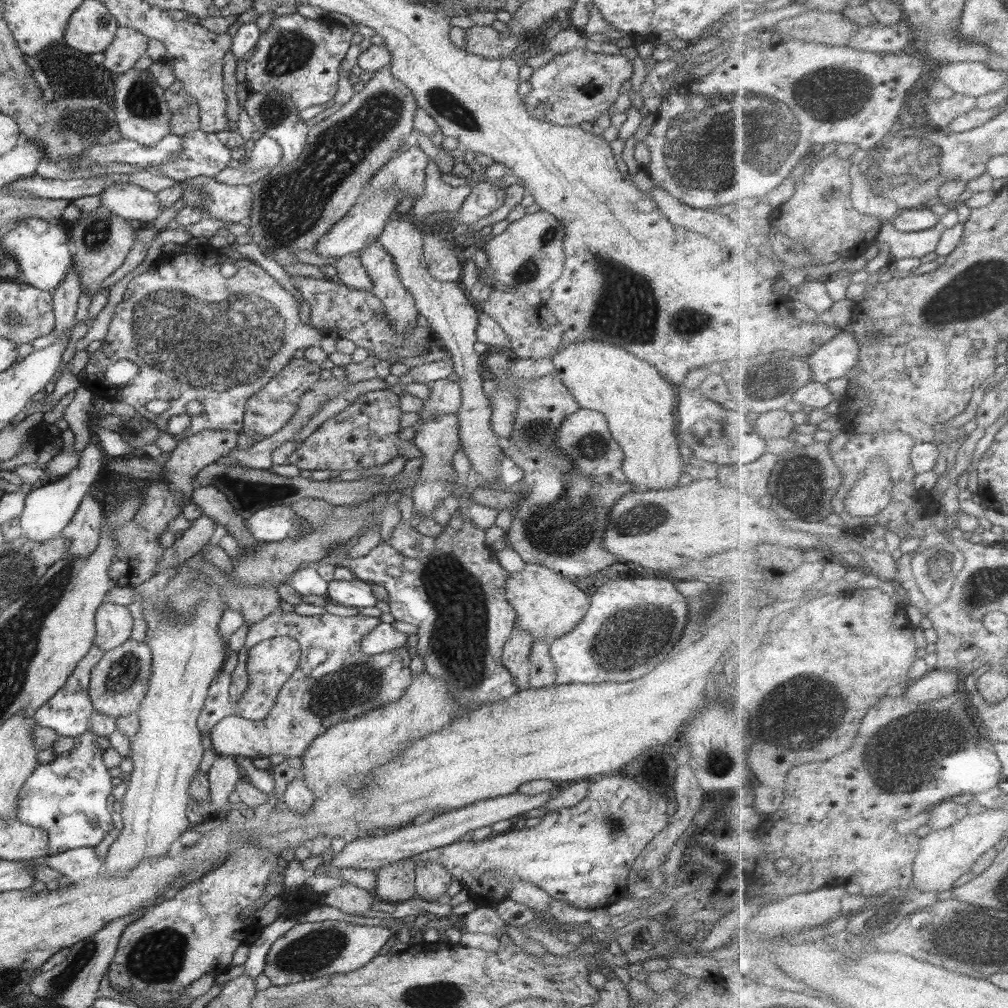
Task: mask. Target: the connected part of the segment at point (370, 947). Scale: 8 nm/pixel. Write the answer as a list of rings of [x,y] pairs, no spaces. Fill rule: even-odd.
[[[334,920],[298,922],[270,947],[262,974],[272,981],[273,986],[348,974],[366,966],[375,956],[382,953],[382,946],[392,938],[394,930],[395,927],[388,923],[370,926]]]

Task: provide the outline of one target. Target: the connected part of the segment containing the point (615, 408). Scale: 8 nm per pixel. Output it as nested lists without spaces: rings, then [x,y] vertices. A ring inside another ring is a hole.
[[[603,340],[574,341],[562,347],[551,357],[555,364],[556,376],[571,392],[579,406],[601,412],[607,420],[611,435],[624,453],[621,469],[628,483],[636,484],[637,490],[670,490],[677,486],[682,474],[686,472],[686,462],[682,459],[677,437],[676,400],[678,386],[664,378],[655,366],[646,364],[624,348]]]

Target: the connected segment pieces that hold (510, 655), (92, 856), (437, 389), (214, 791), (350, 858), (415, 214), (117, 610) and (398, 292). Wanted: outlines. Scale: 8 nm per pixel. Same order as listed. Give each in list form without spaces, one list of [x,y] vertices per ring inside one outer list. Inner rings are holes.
[[[516,620],[512,635],[510,635],[510,639],[508,639],[504,646],[501,663],[515,678],[515,685],[518,691],[530,688],[529,668],[531,664],[529,658],[534,642],[534,638],[530,637],[526,631],[522,631],[522,629],[517,626]]]
[[[91,846],[73,848],[44,857],[44,864],[56,869],[72,882],[94,878],[101,871],[103,859]]]
[[[438,379],[427,384],[429,398],[423,402],[418,412],[420,420],[415,426],[436,413],[455,413],[461,405],[461,388],[456,381]]]
[[[236,756],[216,757],[208,774],[209,779],[209,802],[217,816],[224,817],[228,795],[235,790],[235,785],[242,780],[243,775],[240,767],[237,766]]]
[[[554,790],[546,793],[537,794],[536,796],[528,796],[520,792],[509,794],[506,796],[479,800],[473,805],[468,805],[454,810],[446,810],[440,815],[434,817],[430,822],[424,824],[408,824],[388,832],[380,836],[360,837],[356,840],[347,842],[344,848],[328,864],[320,870],[316,870],[316,875],[327,875],[329,870],[333,868],[355,868],[356,870],[373,870],[382,868],[391,862],[410,858],[413,855],[428,852],[429,850],[457,843],[465,835],[466,832],[476,830],[483,826],[492,826],[500,820],[508,820],[512,816],[523,815],[534,808],[540,808],[544,804],[554,798]]]
[[[429,160],[425,169],[426,190],[423,197],[417,199],[408,214],[409,218],[422,220],[425,216],[435,212],[455,213],[472,192],[470,185],[452,187],[442,181],[442,172],[436,166],[436,162]]]
[[[102,602],[95,614],[94,645],[102,652],[118,648],[131,639],[134,618],[127,606]]]
[[[373,240],[368,246],[365,246],[364,250],[358,252],[358,256],[362,259],[362,264],[366,267],[369,277],[372,279],[371,294],[384,305],[385,315],[388,317],[393,329],[399,334],[407,334],[409,328],[417,326],[416,318],[418,318],[419,312],[416,309],[415,299],[412,294],[400,282],[393,258],[384,250],[378,240]]]

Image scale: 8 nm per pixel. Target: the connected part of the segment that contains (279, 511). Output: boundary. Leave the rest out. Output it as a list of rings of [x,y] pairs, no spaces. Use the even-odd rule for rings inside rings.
[[[268,506],[254,512],[246,519],[246,527],[258,543],[280,542],[294,538],[308,525],[306,519],[297,516],[291,506]]]

